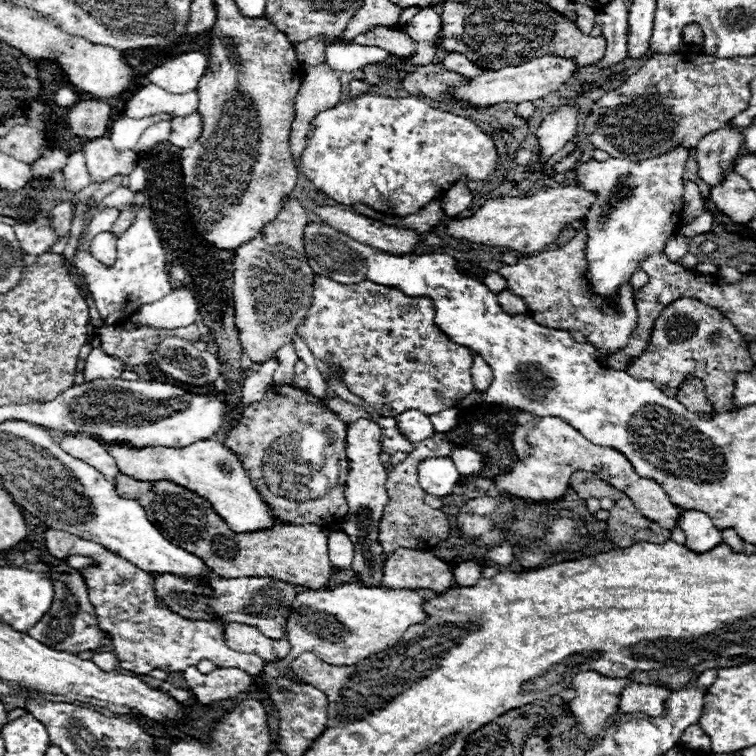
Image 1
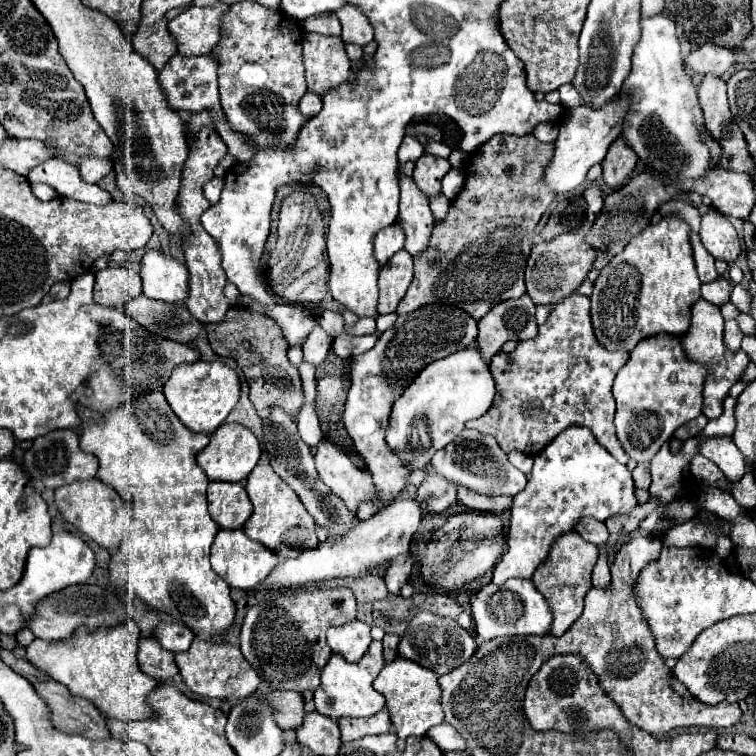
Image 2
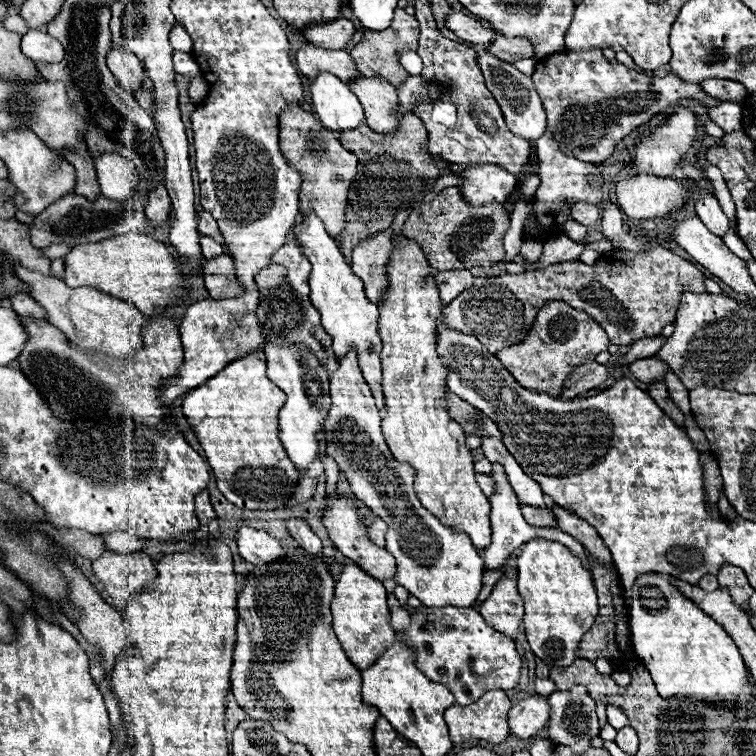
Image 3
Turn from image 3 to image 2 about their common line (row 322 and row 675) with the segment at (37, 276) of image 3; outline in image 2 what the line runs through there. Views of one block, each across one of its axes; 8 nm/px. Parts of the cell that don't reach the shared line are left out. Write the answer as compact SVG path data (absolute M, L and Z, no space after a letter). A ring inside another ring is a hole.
M130 618L118 628L98 628L98 632L86 632L78 628L70 640L46 642L36 638L28 648L28 660L50 674L56 682L64 684L72 694L90 700L98 706L108 718L134 722L154 718L154 710L148 706L148 694L158 686L158 680L140 672L136 654L138 654L140 628Z

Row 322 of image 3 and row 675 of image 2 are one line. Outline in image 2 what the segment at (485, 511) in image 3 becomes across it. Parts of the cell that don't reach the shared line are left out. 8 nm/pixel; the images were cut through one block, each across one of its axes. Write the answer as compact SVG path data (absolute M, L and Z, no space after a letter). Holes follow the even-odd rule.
M398 656L396 660L386 662L382 672L374 680L374 688L386 698L386 708L398 734L398 742L404 742L408 736L424 736L432 726L444 722L444 712L440 708L438 676L428 668L414 664L412 660Z

